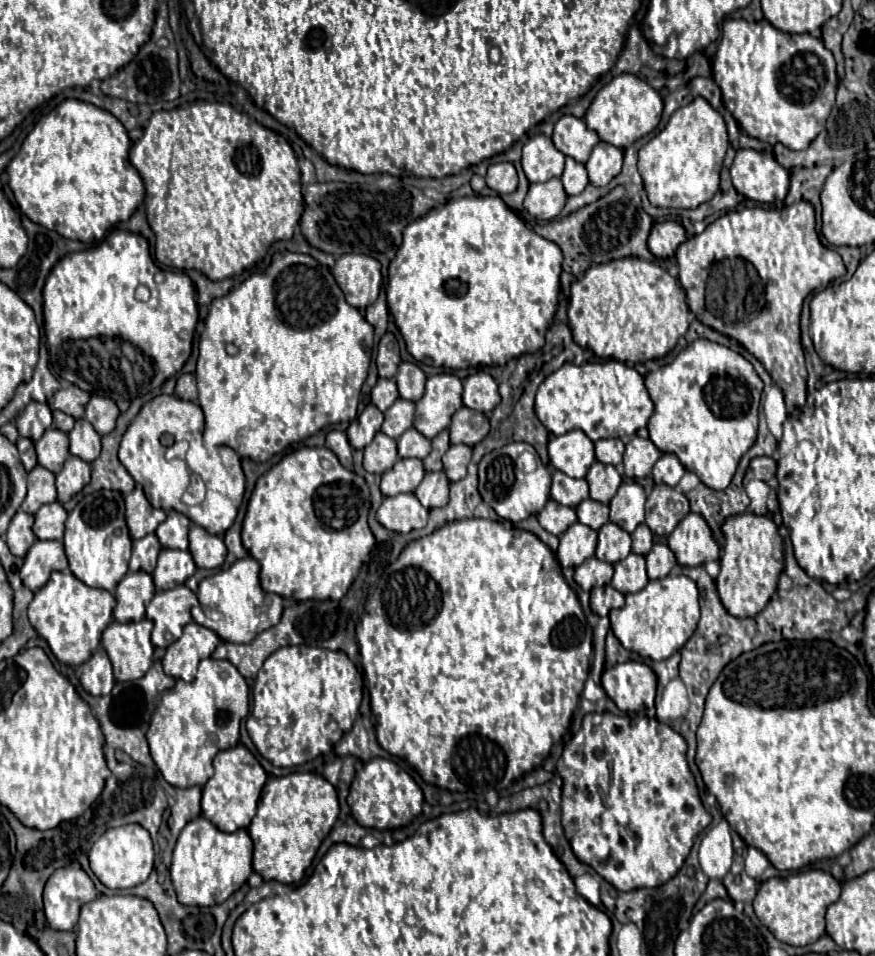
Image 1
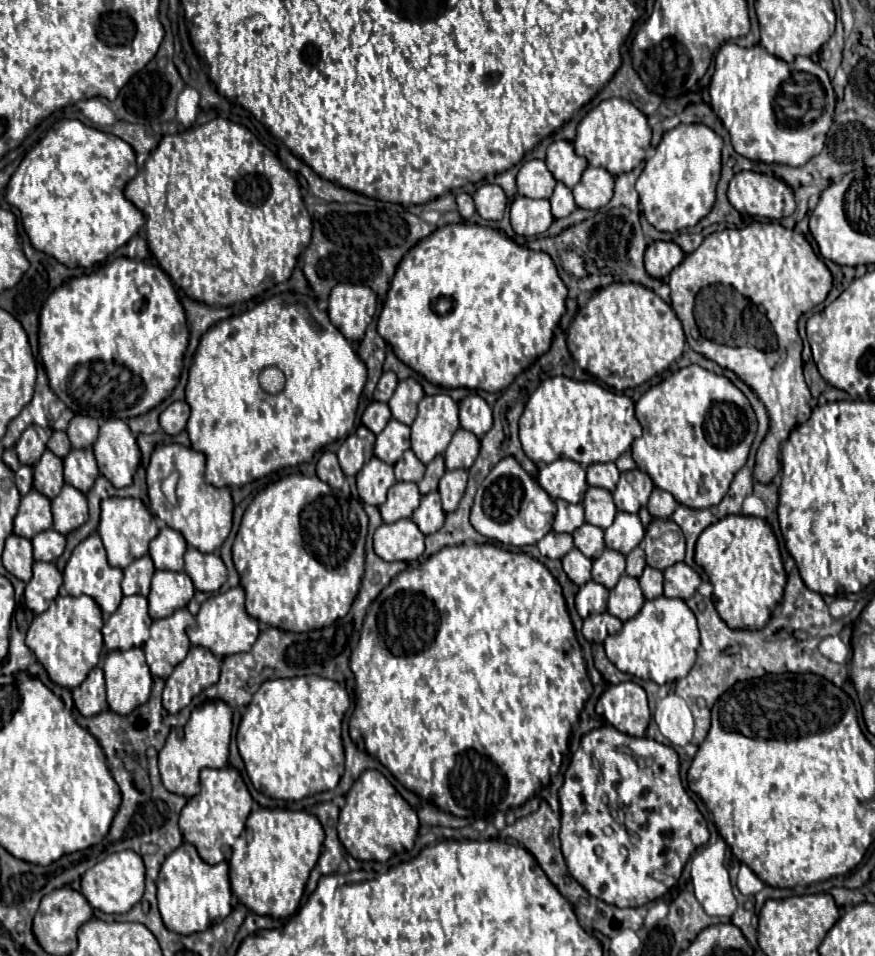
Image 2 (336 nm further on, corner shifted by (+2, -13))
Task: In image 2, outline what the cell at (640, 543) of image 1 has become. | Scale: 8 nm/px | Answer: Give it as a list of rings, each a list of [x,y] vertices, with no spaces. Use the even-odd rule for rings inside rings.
[[[641,546],[633,548],[633,552],[627,554],[627,574],[633,578],[639,578],[645,568],[645,552]]]

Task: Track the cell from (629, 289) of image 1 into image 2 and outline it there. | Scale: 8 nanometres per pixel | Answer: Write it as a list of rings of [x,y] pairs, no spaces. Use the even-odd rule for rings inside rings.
[[[615,282],[593,292],[571,324],[567,330],[571,356],[583,370],[617,392],[637,388],[667,370],[683,354],[685,346],[685,334],[673,308],[653,290],[633,282]]]

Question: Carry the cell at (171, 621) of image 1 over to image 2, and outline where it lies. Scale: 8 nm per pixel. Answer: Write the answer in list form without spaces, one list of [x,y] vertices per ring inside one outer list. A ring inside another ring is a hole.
[[[187,608],[177,610],[169,618],[153,620],[151,638],[145,642],[143,652],[147,656],[147,666],[153,676],[167,680],[171,670],[183,662],[191,646],[187,638],[187,628],[195,626],[195,616]]]

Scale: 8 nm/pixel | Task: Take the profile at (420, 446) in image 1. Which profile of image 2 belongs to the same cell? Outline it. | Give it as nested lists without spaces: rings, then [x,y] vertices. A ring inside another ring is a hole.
[[[407,450],[403,458],[395,464],[395,478],[399,482],[419,482],[425,474],[425,464],[417,460],[413,450]]]

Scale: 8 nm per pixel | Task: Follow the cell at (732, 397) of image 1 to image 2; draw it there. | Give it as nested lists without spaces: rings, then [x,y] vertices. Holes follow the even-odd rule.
[[[695,364],[681,368],[665,382],[649,388],[635,404],[635,416],[643,428],[643,436],[631,446],[637,468],[647,472],[657,488],[673,494],[679,504],[695,510],[711,508],[723,500],[735,472],[745,466],[757,432],[757,420],[745,394],[725,376],[717,376]]]

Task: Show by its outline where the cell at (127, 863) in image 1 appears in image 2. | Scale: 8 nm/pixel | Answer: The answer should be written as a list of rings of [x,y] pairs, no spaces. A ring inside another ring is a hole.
[[[123,850],[107,856],[93,868],[89,868],[81,880],[81,894],[89,900],[89,904],[107,914],[125,914],[129,912],[141,898],[145,890],[145,866],[137,852]]]

